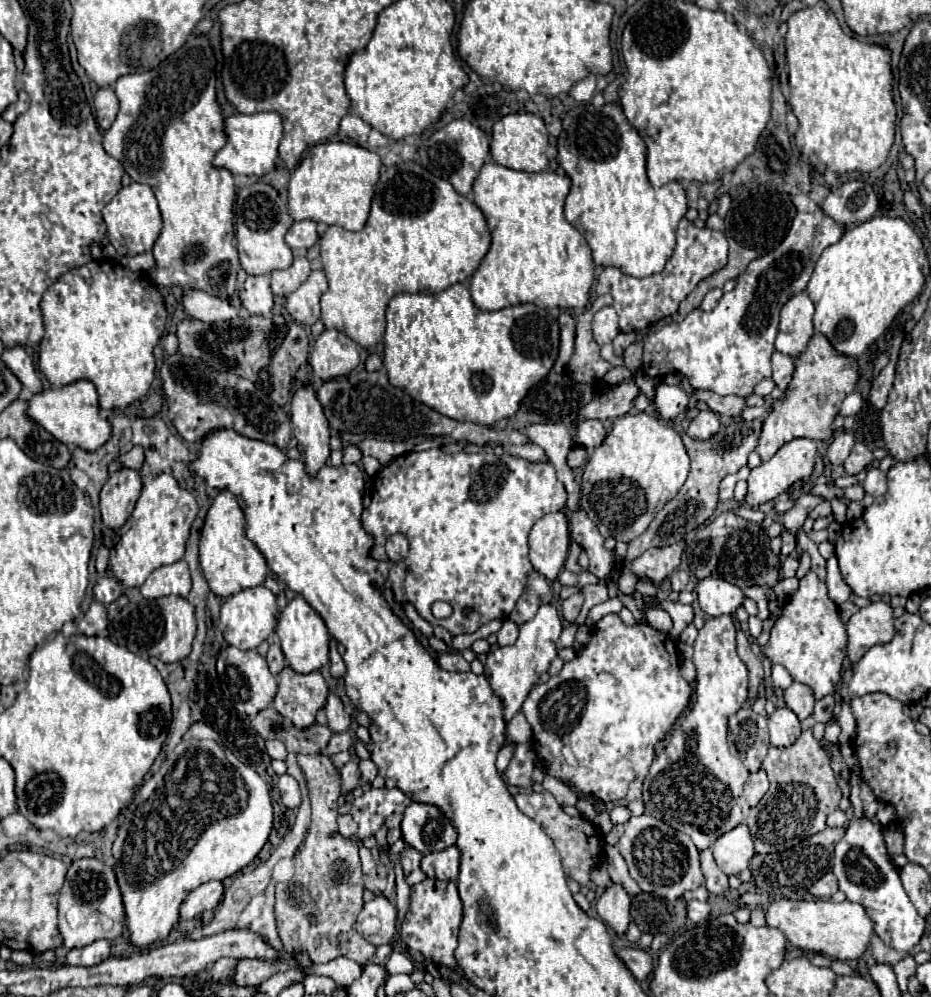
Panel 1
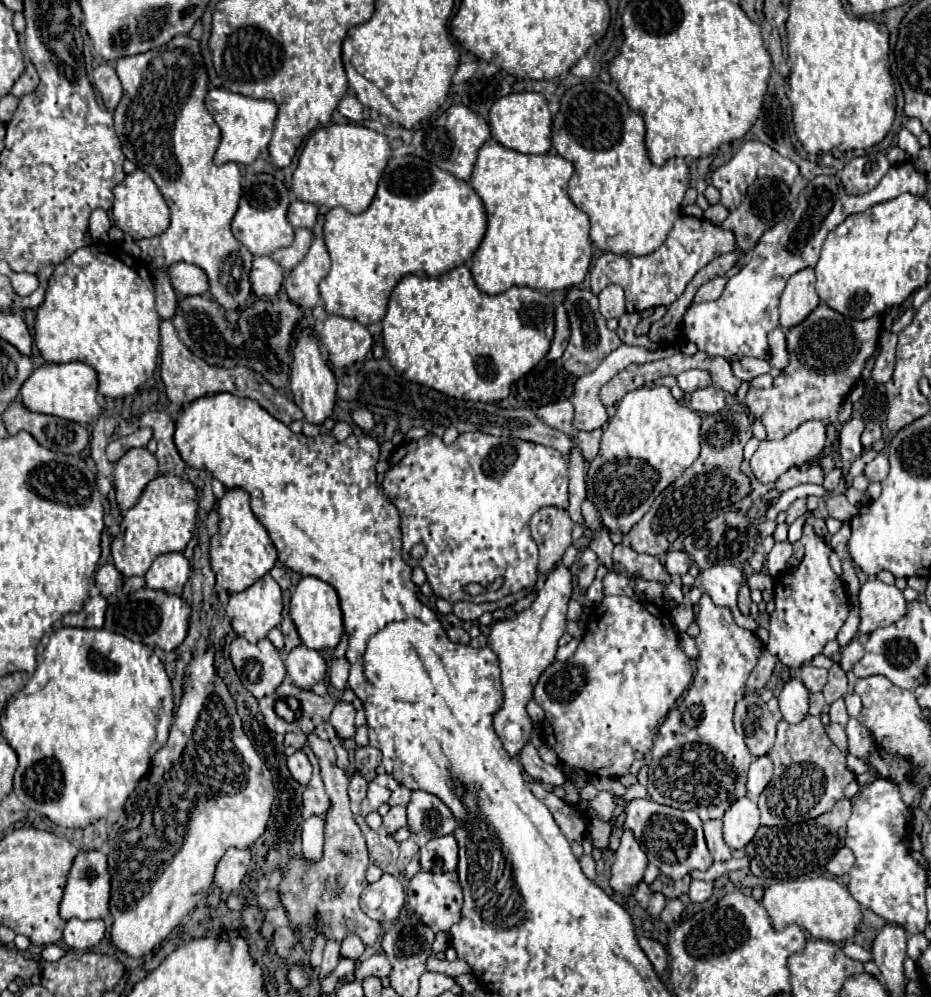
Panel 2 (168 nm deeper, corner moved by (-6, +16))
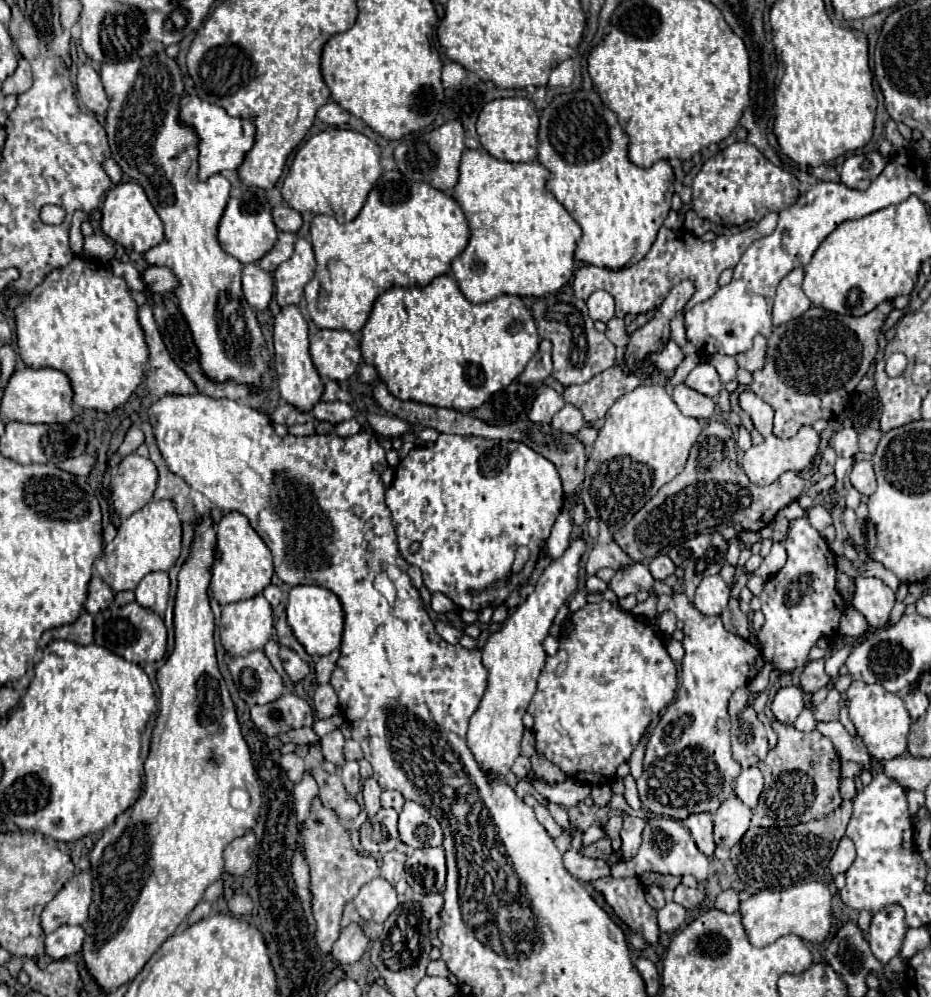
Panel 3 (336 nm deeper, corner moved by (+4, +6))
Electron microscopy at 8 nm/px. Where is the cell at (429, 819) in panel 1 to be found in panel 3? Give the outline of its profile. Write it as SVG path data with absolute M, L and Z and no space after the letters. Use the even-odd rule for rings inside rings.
M406 802L404 810L400 812L398 832L404 844L412 848L426 848L426 846L442 846L442 828L430 812L416 802Z

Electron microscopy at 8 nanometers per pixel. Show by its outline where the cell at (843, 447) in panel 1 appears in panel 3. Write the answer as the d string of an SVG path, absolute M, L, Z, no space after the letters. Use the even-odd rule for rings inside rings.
M840 428L832 438L832 448L840 458L852 458L858 448L858 433L854 428Z

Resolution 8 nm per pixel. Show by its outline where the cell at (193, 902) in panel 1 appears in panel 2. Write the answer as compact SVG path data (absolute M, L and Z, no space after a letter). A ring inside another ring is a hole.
M230 848L218 862L214 872L214 886L218 886L224 894L238 890L242 886L242 878L248 874L250 866L250 850Z

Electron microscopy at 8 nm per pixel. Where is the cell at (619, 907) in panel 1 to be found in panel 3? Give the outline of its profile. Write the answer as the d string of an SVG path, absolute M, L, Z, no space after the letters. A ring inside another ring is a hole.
M624 816L624 828L622 828L622 848L620 848L620 856L622 860L632 858L640 844L642 844L642 830L646 826L644 818L638 816Z

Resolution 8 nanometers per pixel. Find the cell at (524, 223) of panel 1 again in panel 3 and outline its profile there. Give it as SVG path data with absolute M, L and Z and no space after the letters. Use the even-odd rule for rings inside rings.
M484 148L466 150L460 162L460 176L454 186L454 200L462 206L468 224L470 224L470 240L464 252L452 262L452 276L456 278L462 294L478 304L490 302L502 294L512 296L534 296L540 298L544 294L560 290L574 272L574 250L582 236L578 222L566 212L566 208L554 198L554 194L546 188L550 172L538 162L504 162L490 156Z

